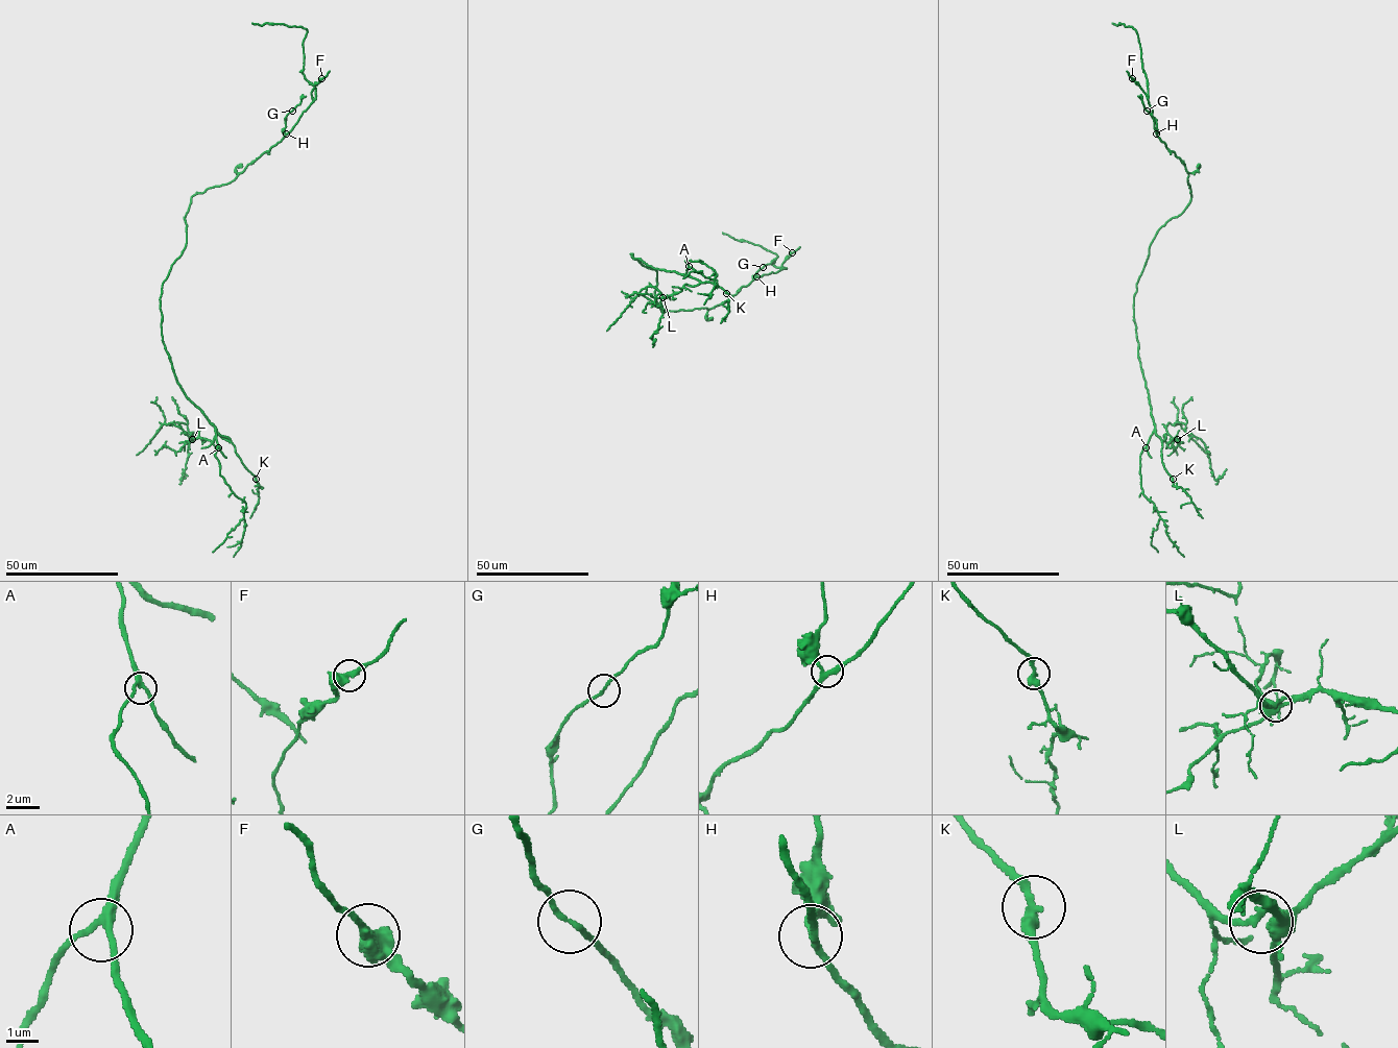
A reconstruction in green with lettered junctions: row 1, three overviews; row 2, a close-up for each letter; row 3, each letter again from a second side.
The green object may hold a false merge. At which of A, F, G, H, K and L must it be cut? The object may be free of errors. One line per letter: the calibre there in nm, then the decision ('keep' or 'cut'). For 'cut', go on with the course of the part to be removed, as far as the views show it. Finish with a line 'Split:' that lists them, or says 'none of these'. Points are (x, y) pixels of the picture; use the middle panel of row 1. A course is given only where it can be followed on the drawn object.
A: calibre 240 nm; keep
F: calibre 360 nm; keep
G: calibre 160 nm; keep
H: calibre 220 nm; keep
K: calibre 360 nm; keep
L: calibre 190 nm; keep
Split: none of these

